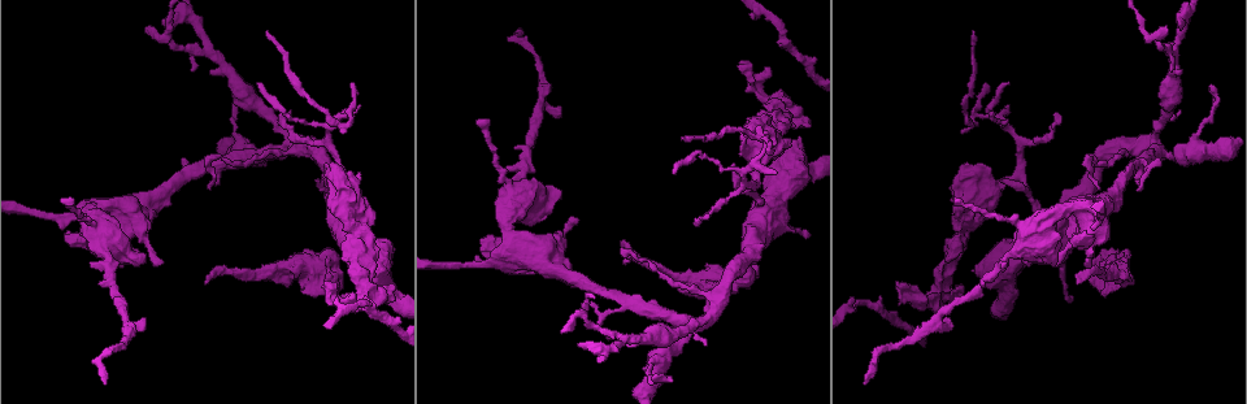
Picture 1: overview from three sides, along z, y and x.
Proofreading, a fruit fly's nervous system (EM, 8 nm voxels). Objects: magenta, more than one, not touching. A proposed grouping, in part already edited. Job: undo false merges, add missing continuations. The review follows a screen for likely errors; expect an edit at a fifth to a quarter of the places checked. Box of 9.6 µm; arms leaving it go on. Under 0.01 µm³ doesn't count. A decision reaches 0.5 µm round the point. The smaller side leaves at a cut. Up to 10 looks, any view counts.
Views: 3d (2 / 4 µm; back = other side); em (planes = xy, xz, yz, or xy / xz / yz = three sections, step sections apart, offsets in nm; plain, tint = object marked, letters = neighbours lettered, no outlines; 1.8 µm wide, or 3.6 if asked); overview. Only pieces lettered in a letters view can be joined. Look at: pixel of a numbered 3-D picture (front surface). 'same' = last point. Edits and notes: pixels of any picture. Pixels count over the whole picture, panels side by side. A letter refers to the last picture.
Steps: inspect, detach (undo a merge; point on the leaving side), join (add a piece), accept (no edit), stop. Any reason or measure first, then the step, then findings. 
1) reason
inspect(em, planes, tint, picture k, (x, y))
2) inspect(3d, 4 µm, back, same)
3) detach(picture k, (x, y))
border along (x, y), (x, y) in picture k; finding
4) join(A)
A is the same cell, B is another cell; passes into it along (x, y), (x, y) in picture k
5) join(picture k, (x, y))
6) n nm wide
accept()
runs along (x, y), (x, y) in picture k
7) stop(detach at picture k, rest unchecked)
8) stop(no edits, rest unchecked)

long arm stops here
inspect(3d, 2 µm, picture 1, (206, 285))

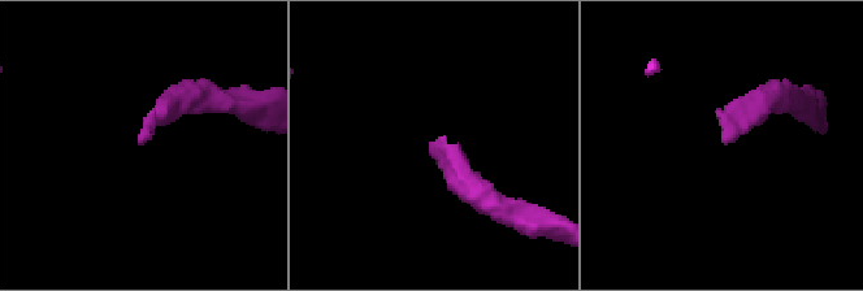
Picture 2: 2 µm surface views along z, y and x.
need the tissue
inspect(em, 3.6 µm, planes, tint, picture 2, (724, 139))

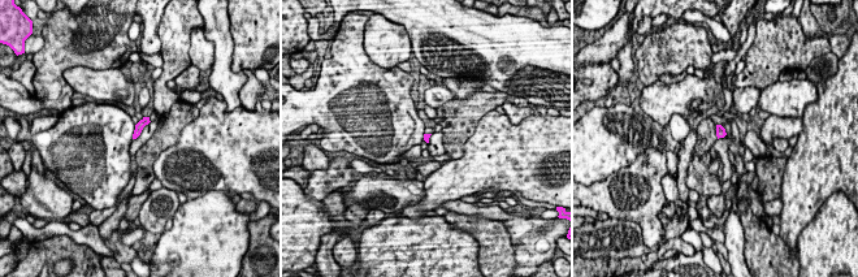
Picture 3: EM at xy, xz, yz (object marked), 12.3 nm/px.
what lies round it
inspect(em, 3.6 µm, planes, letters, same)

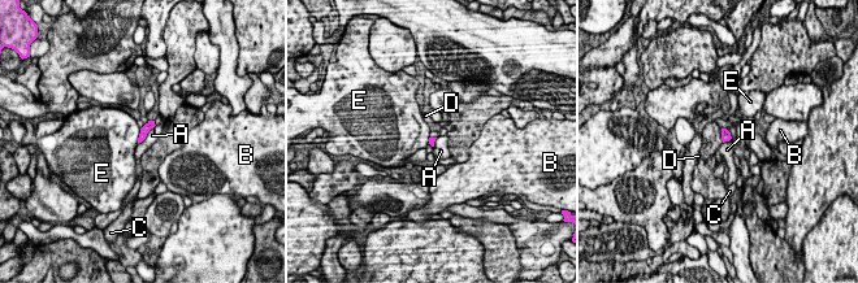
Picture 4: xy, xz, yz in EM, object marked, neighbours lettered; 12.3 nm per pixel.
join(D)
D is the same cell, A, B, C and E are other cells; passes into it along (726, 135), (722, 135), (711, 135) in picture 4; the neuron continues

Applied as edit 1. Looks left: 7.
redraw
inspect(overview)

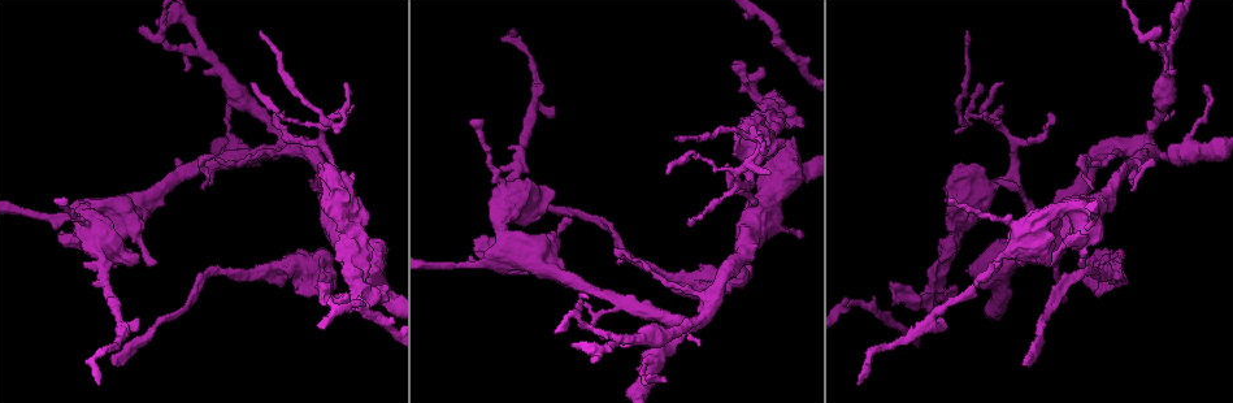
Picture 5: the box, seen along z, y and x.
abrupt turn
inspect(3d, 2 µm, picture 5, (747, 177))

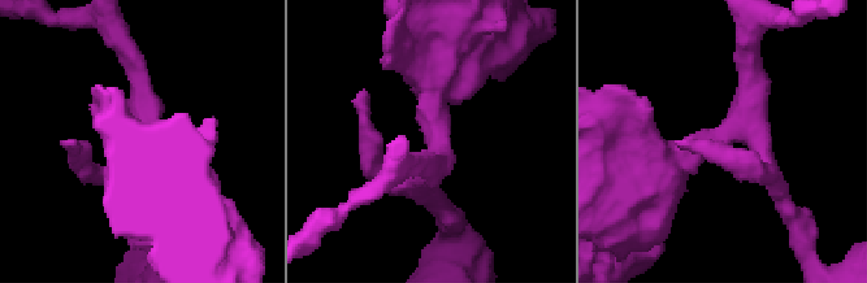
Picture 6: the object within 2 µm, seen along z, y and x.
inspect(em, xy, step 16, tint, picture 6, (437, 135))

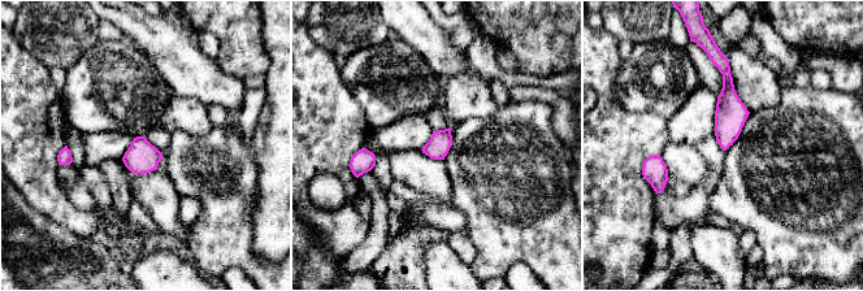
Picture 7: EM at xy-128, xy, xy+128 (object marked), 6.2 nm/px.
cut it another way
inspect(em, planes, letters, same)

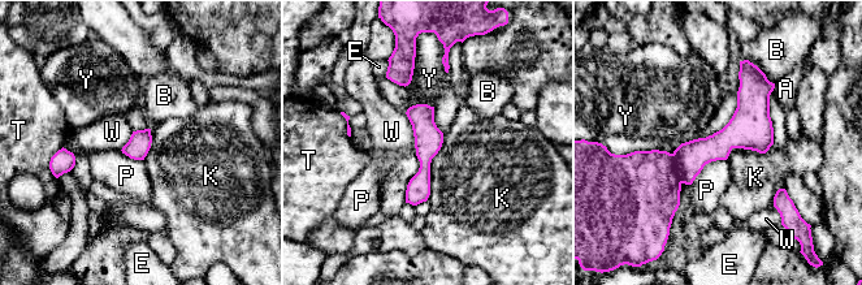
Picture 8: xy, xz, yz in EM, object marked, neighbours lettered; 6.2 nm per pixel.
detach(picture 8, (641, 189))
A, B, E, K, P, T, W and Y are other cells; a second neuron is stuck on

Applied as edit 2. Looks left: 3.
a fork
inspect(em, 3.6 µm, planes, tint, picture 5, (702, 282))

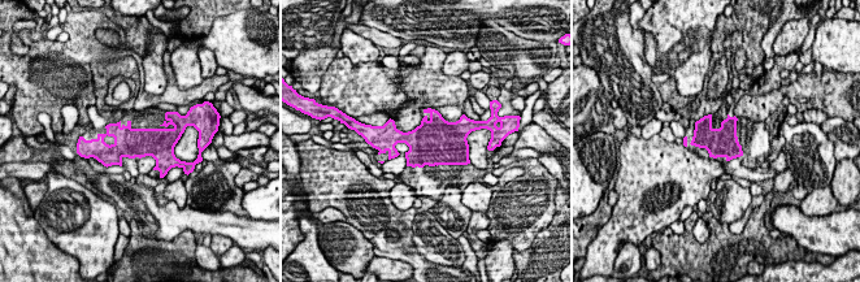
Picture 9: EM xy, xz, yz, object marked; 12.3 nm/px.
inspect(em, 3.6 µm, planes, letters, same)

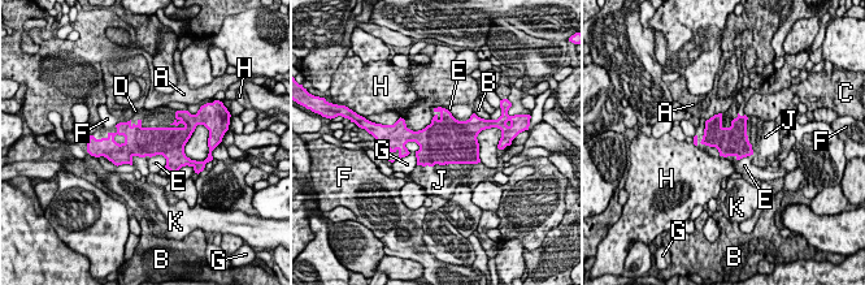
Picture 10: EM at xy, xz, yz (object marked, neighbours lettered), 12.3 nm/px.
join(J)
J is the same cell, A, B, C, D, E, F, G, H and K are other cells; the neuron continues

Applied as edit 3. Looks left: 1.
stop(join at picture 4, detach at picture 8, join at picture 10, rest unchecked)

